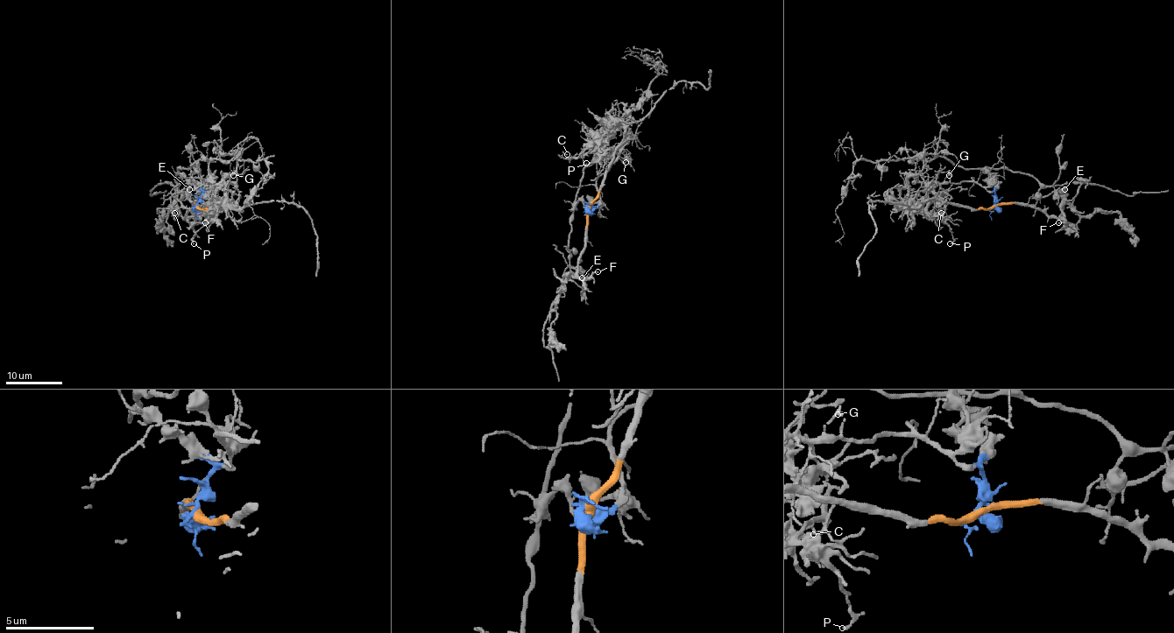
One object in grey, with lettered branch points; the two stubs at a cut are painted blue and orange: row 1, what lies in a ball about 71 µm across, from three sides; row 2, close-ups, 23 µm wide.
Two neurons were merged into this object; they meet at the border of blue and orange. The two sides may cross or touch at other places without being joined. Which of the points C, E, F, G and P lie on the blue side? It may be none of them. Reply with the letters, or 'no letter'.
G

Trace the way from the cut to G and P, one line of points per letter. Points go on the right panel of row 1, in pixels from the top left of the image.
G: (993, 207), (993, 192), (974, 182), (947, 182), (944, 179), (948, 175)
P: (993, 207), (972, 209), (936, 200), (918, 207), (911, 205), (922, 205), (945, 222), (952, 236), (950, 243)

